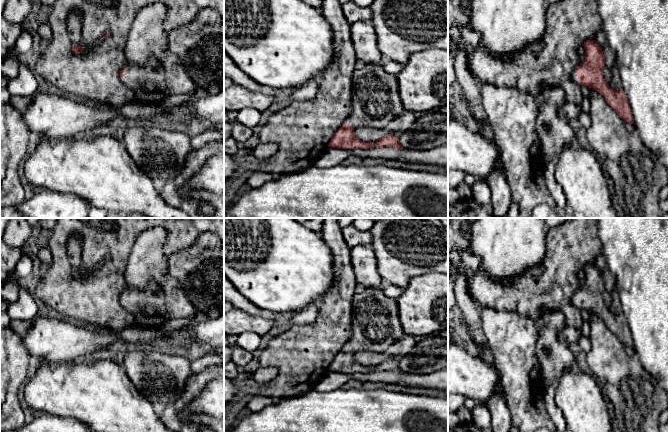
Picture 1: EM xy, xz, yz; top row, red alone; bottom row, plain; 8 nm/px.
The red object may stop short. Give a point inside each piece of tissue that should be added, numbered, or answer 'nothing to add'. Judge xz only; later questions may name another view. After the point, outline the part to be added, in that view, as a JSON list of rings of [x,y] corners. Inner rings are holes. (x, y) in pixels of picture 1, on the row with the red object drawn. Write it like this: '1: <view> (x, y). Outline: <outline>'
1: xz (376, 102). Outline: [[[385,59],[380,63],[358,65],[352,76],[352,112],[345,121],[350,127],[373,126],[383,128],[406,110],[399,96],[397,76],[384,69]]]

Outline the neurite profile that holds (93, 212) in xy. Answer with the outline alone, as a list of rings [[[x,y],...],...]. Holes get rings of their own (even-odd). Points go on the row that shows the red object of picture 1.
[[[90,208],[87,218],[106,218],[107,213],[101,208]]]

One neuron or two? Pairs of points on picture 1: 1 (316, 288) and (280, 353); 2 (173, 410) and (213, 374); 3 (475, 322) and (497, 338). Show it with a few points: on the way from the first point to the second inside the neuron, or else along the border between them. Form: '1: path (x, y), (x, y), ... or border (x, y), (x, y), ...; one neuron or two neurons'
1: border (330, 287), (313, 303); two neurons
2: path (182, 400), (203, 379); one neuron
3: border (479, 310), (481, 330), (489, 348); two neurons

